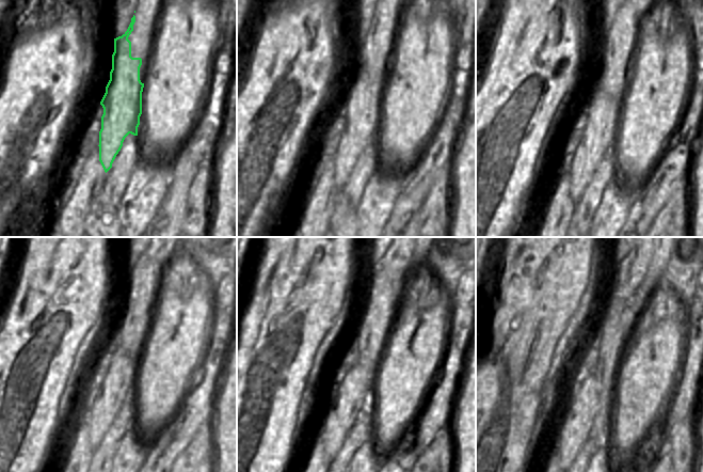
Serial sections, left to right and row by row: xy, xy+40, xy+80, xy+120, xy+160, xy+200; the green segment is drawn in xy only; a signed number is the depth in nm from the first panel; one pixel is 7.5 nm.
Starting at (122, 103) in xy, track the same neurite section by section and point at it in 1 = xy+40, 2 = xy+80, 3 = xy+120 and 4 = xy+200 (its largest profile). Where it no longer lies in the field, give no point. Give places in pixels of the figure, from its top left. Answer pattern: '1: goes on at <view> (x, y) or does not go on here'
1: goes on at xy+40 (362, 108)
2: goes on at xy+80 (598, 137)
3: goes on at xy+120 (117, 384)
4: goes on at xy+200 (577, 419)

